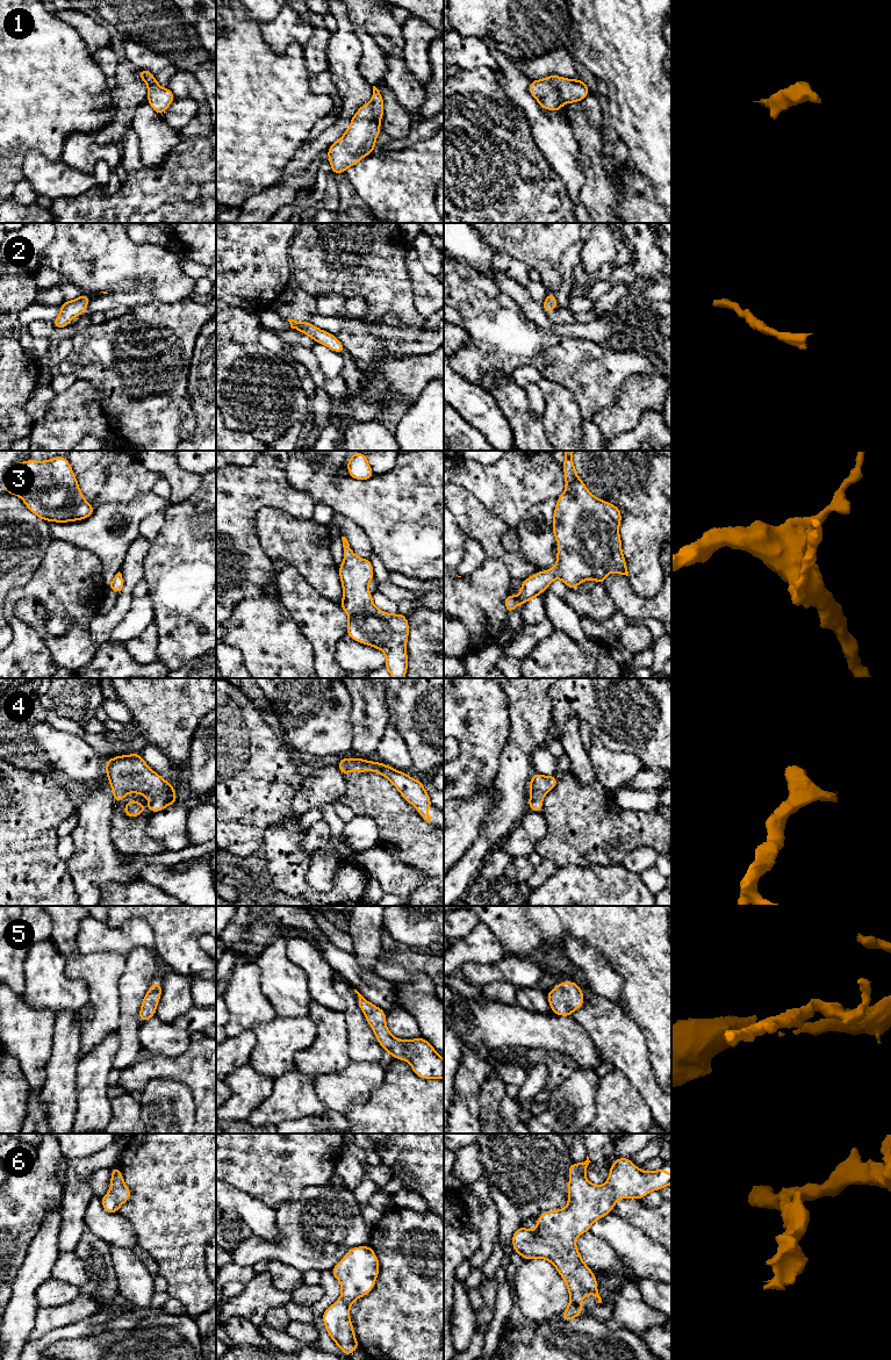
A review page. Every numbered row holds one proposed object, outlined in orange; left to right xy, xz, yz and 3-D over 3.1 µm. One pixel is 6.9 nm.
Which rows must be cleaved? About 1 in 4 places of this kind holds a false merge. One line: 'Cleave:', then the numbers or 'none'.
Cleave: none

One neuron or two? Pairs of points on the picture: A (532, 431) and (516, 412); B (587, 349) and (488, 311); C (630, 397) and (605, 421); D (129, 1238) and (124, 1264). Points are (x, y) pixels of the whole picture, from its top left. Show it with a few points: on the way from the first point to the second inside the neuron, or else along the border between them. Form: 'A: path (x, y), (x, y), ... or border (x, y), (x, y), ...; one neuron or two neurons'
A: path (527, 426), (519, 417); one neuron
B: path (562, 349), (539, 349), (521, 343), (512, 336); one neuron
C: path (626, 404), (612, 418); one neuron
D: border (108, 1244), (133, 1250); two neurons

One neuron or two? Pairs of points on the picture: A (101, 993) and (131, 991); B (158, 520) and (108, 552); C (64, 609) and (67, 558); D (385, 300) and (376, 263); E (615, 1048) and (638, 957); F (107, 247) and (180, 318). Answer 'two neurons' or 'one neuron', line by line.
A: two neurons
B: two neurons
C: one neuron
D: one neuron
E: two neurons
F: two neurons

